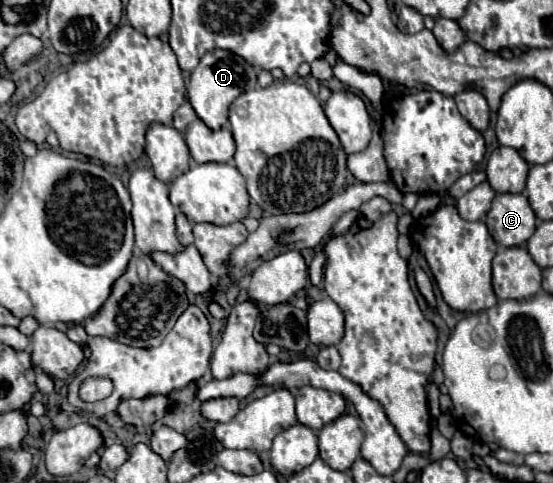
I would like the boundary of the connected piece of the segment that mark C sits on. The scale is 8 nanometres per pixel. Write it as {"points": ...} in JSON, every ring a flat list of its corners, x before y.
{"points":[[497,194,487,212,487,228,501,246,521,246,535,232,535,214,525,194]]}

